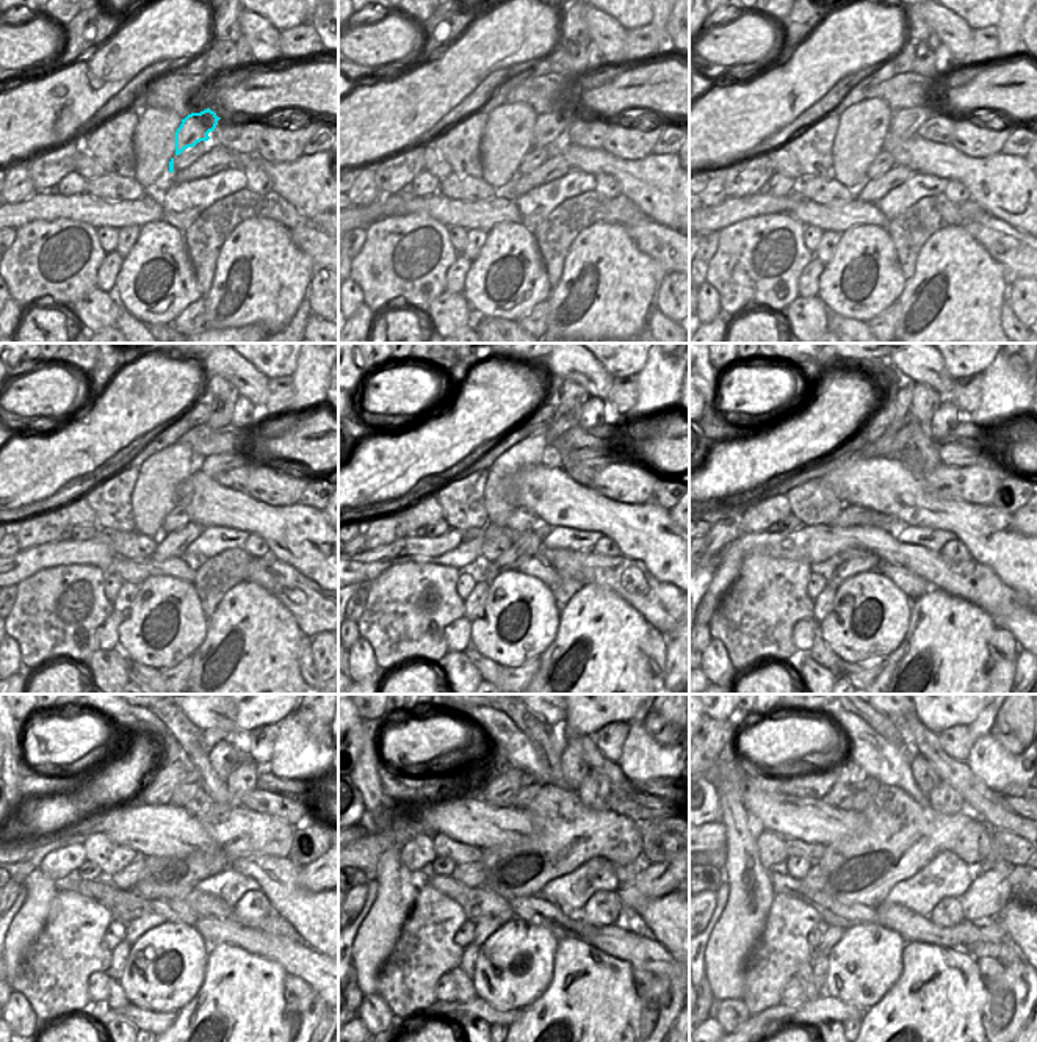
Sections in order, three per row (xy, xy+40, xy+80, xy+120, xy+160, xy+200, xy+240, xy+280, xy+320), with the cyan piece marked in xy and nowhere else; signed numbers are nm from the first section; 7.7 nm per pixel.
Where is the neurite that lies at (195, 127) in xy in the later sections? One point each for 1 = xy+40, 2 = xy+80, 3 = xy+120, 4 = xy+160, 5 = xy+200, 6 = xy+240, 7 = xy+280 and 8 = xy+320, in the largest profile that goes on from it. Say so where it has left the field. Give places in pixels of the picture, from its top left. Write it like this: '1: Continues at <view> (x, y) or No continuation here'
1: Continues at xy+40 (549, 126)
2: Continues at xy+80 (904, 123)
3: Continues at xy+120 (242, 456)
4: Continues at xy+160 (607, 452)
5: Continues at xy+200 (959, 453)
6: Continues at xy+240 (296, 809)
7: Continues at xy+280 (641, 807)
8: Continues at xy+320 (1008, 803)

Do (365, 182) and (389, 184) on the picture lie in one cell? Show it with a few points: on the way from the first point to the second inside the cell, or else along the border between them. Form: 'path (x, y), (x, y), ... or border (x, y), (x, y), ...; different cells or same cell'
border (372, 166), (375, 185), (381, 195); different cells

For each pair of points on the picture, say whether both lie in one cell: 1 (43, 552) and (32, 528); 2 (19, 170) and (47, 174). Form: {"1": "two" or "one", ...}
{"1": "two", "2": "two"}

